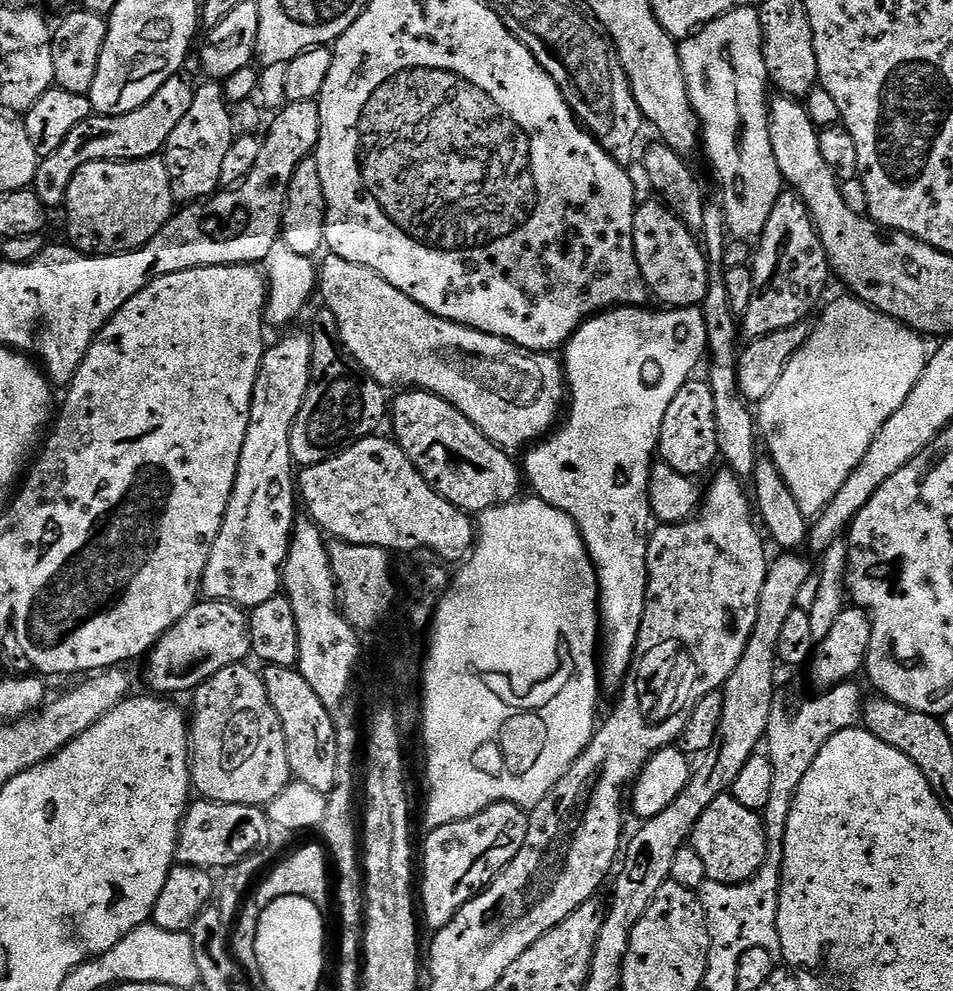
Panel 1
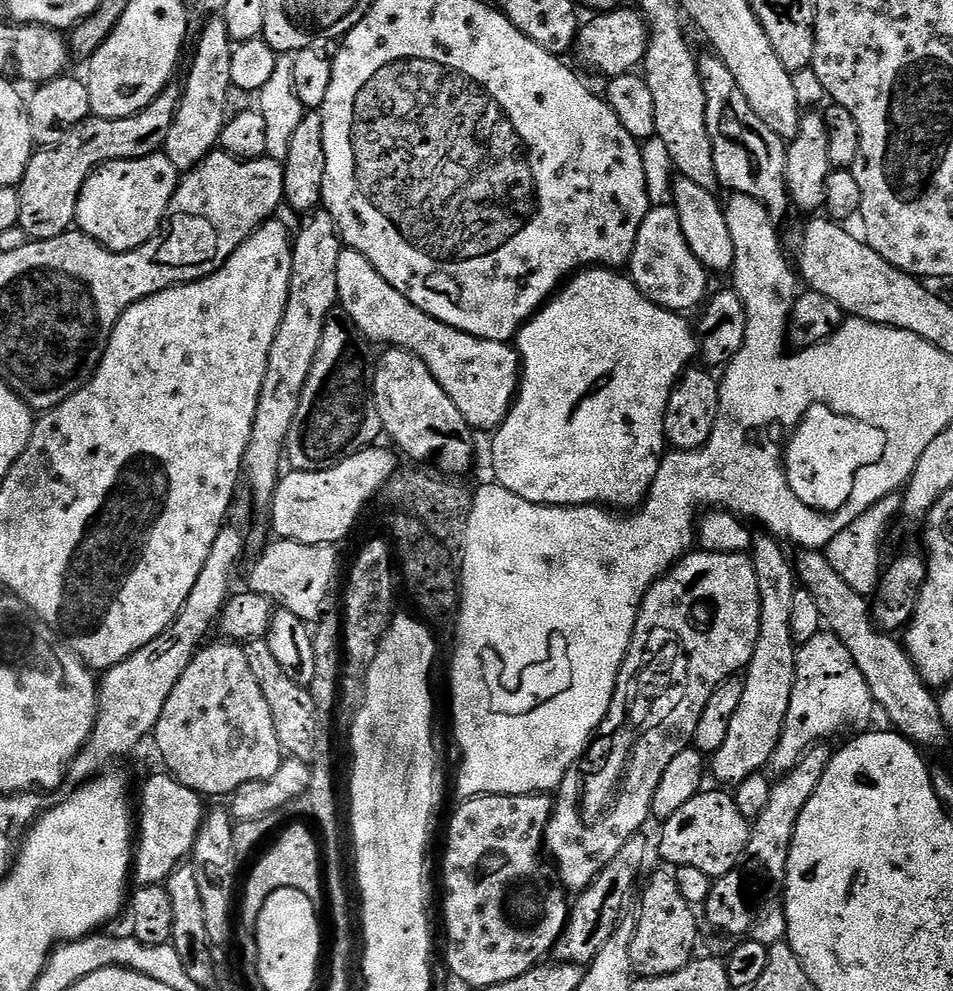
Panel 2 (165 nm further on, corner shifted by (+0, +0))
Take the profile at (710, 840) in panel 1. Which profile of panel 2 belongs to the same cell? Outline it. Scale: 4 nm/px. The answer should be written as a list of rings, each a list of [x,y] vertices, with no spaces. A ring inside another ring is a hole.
[[[701,790],[678,814],[663,821],[660,832],[660,856],[676,868],[694,866],[702,874],[719,878],[741,863],[750,835],[750,821],[738,810],[735,799],[724,792]]]

